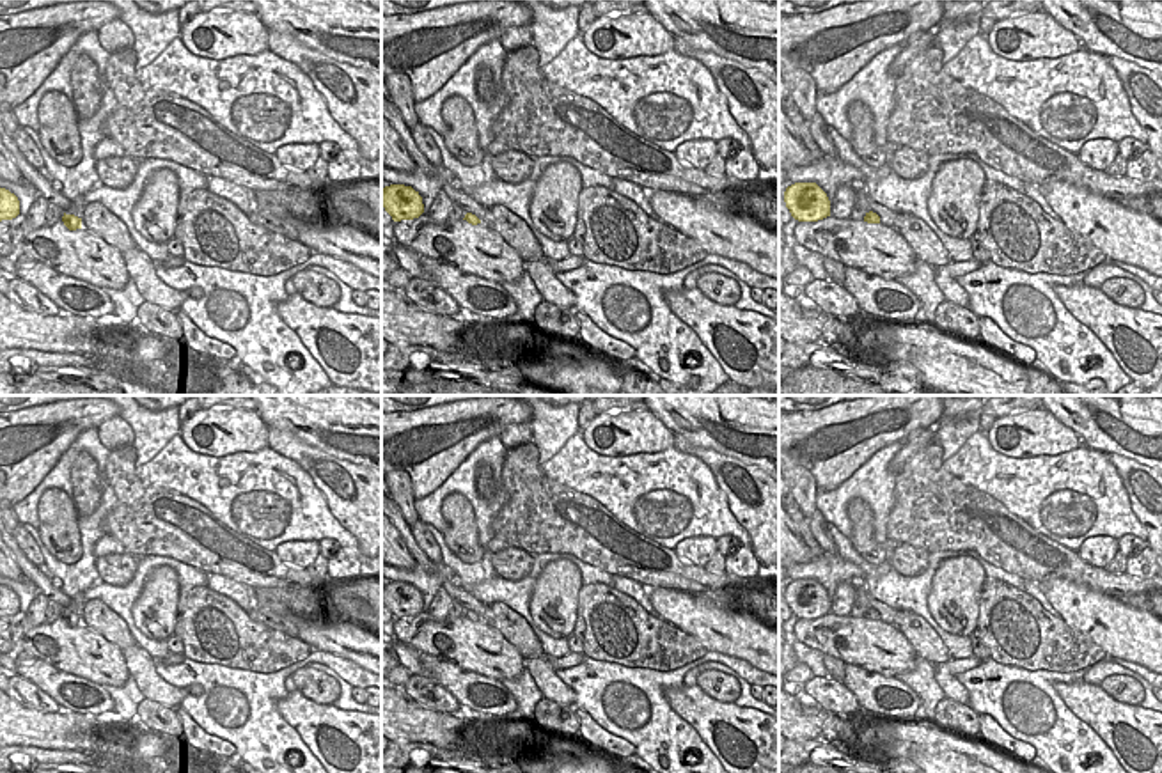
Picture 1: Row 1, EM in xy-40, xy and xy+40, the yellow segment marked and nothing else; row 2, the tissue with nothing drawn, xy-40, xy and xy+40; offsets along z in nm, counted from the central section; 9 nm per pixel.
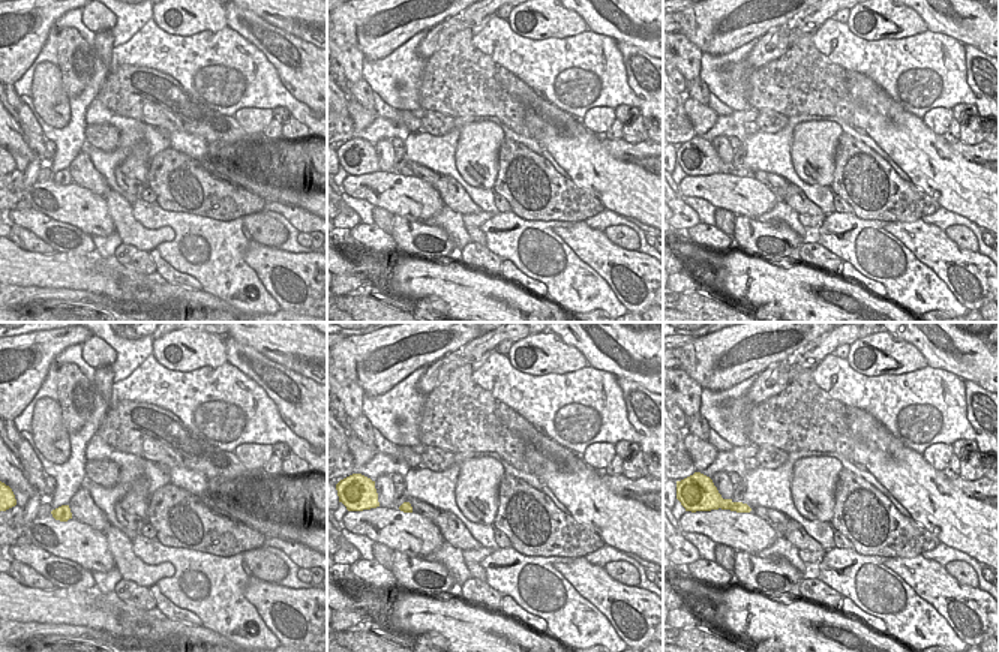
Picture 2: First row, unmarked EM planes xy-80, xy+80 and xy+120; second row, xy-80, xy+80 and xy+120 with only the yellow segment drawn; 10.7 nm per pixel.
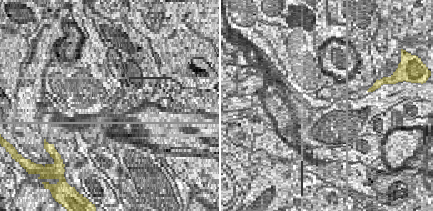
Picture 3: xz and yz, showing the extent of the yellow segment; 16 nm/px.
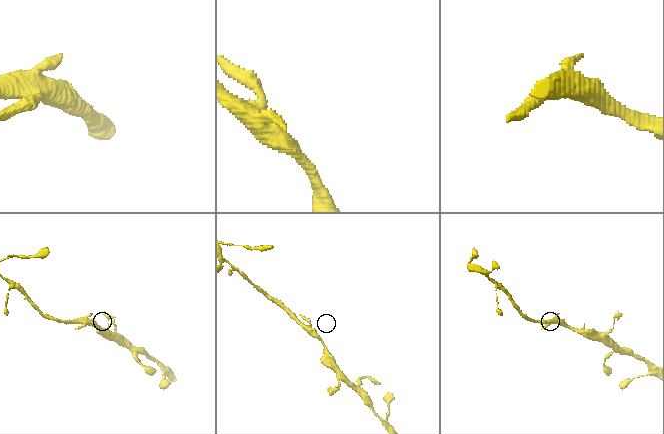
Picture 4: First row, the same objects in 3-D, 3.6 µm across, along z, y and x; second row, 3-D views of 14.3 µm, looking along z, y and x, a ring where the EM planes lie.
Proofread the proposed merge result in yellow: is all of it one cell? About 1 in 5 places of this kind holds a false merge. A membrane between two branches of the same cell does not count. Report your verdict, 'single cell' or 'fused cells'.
single cell

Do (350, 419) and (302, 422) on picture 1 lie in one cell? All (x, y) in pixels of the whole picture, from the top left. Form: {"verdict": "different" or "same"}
{"verdict": "same"}

